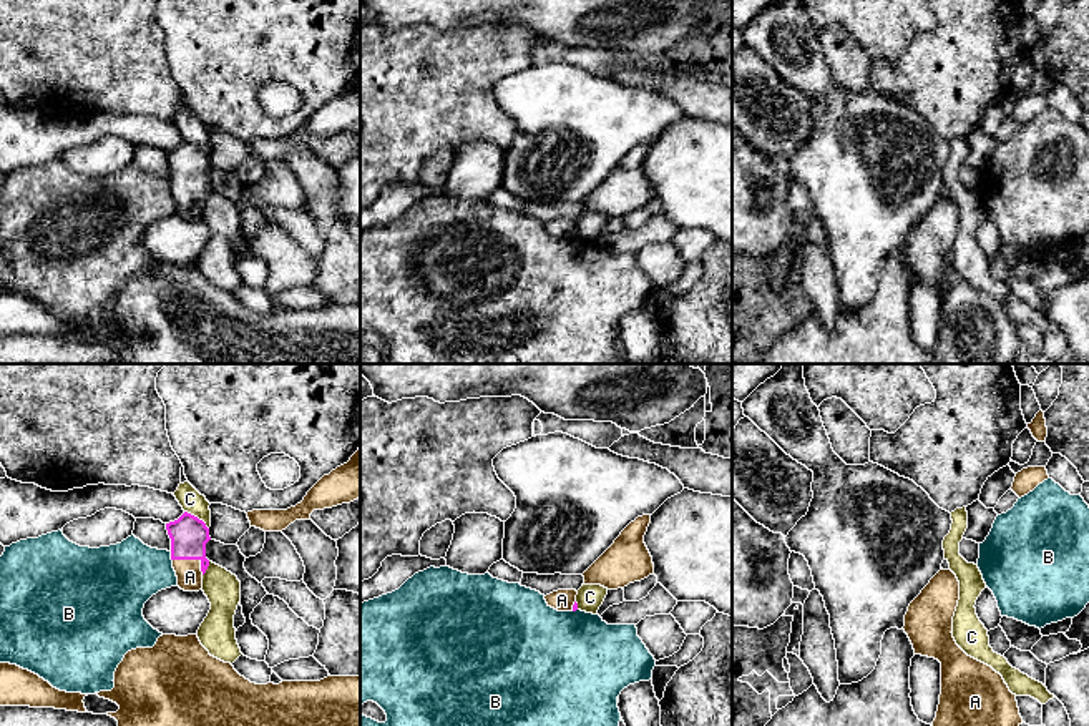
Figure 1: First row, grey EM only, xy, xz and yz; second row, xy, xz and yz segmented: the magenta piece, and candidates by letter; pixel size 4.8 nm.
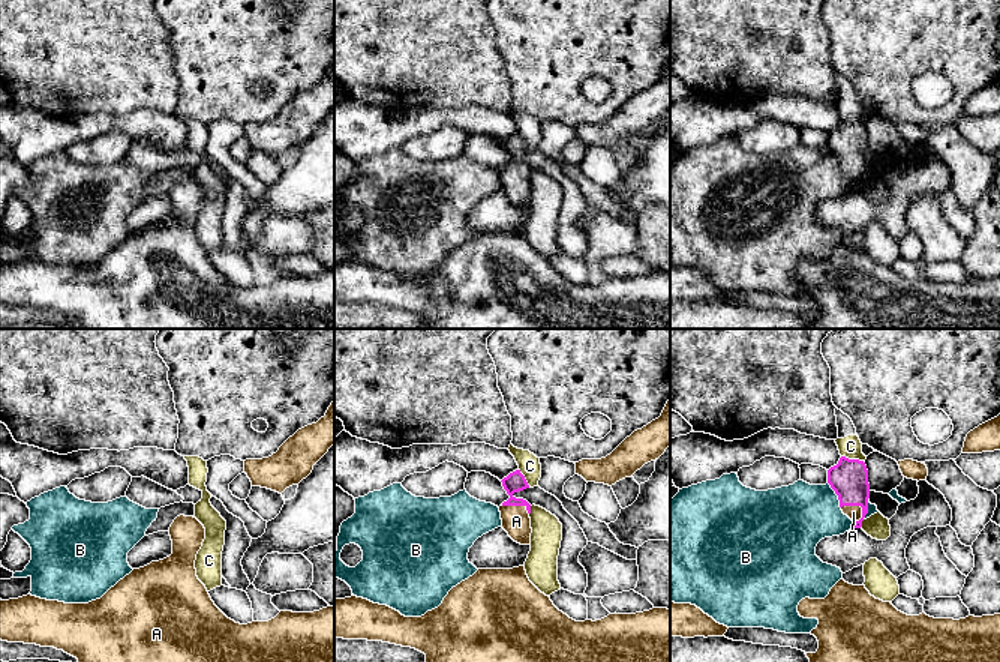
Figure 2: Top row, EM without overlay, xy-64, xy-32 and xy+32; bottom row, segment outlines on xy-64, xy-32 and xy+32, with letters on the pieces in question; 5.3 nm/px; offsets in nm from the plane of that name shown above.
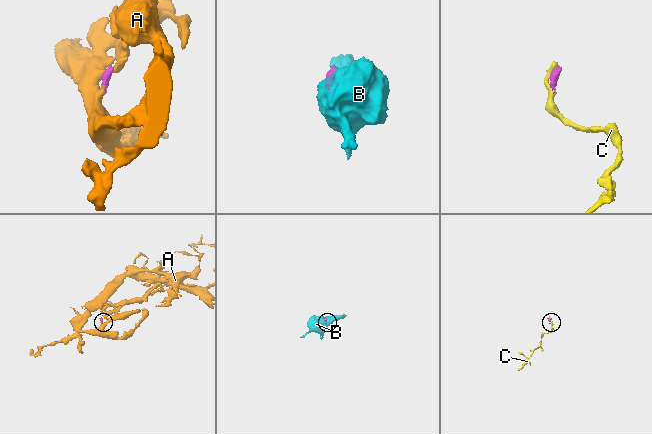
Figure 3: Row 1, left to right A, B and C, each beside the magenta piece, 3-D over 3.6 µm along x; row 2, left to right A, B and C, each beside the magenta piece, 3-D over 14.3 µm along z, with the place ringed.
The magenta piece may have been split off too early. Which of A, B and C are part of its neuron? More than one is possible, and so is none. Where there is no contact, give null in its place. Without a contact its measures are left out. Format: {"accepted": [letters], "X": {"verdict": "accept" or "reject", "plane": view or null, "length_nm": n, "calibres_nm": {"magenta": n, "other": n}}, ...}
{"accepted": ["A"], "A": {"verdict": "accept", "plane": "xy", "length_nm": 170, "calibres_nm": {"magenta": 180, "other": 130}}, "B": {"verdict": "reject", "plane": "xy", "length_nm": 50, "calibres_nm": {"magenta": 180, "other": 320}}, "C": {"verdict": "reject", "plane": "xy", "length_nm": 150, "calibres_nm": {"magenta": 180, "other": 110}}}

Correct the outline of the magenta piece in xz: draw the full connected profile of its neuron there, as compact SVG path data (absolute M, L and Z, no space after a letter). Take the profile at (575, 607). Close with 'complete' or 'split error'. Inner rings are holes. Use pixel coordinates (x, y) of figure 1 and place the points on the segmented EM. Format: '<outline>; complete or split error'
M558 590L544 596L548 606L558 610L558 611L576 611L576 590Z; split error

